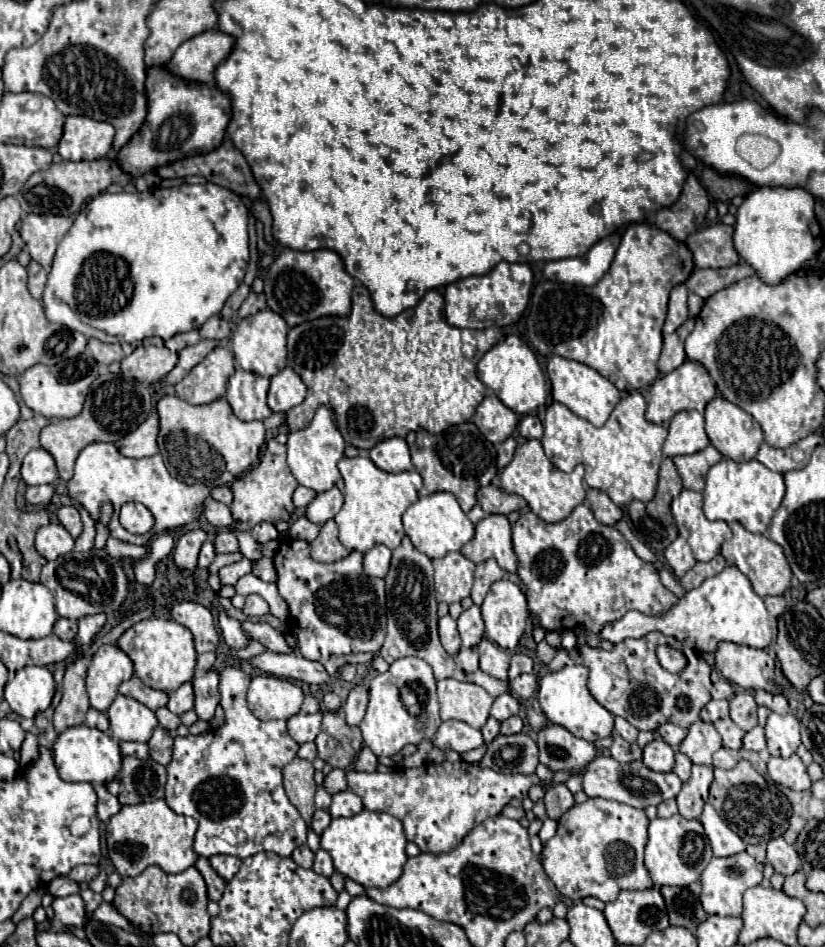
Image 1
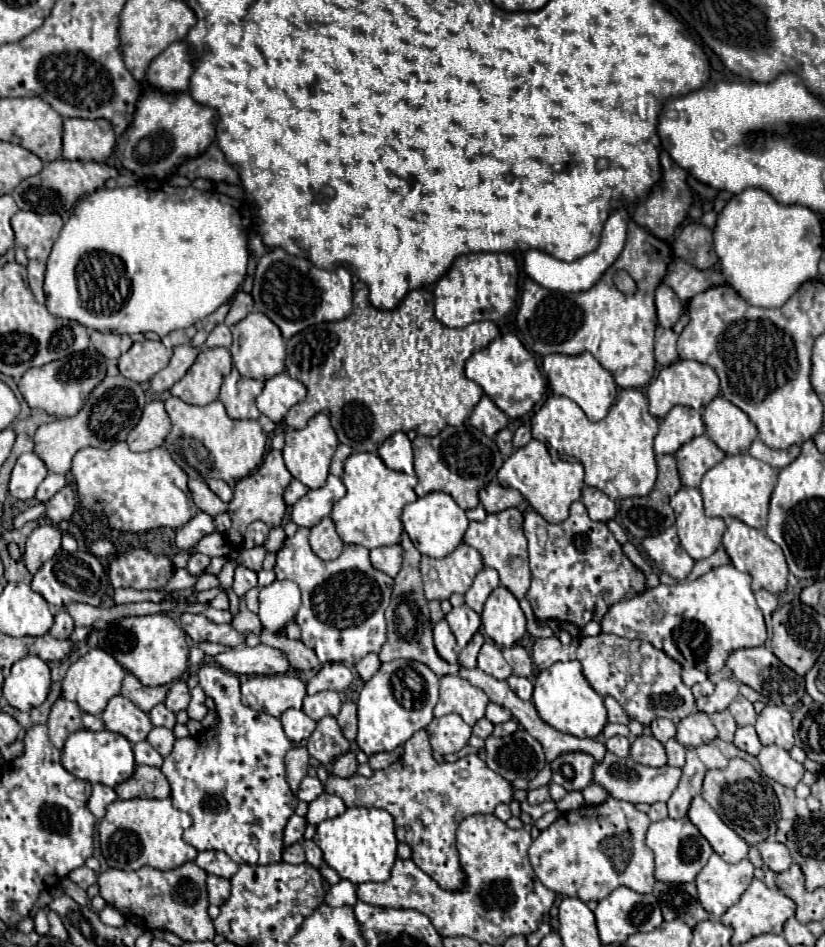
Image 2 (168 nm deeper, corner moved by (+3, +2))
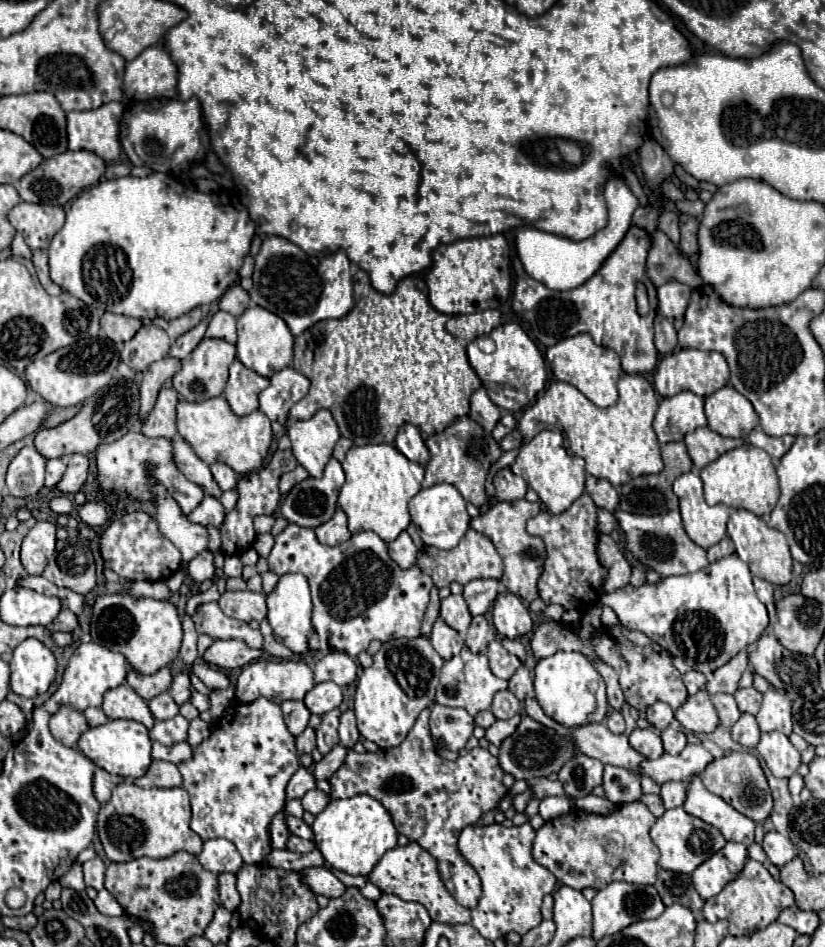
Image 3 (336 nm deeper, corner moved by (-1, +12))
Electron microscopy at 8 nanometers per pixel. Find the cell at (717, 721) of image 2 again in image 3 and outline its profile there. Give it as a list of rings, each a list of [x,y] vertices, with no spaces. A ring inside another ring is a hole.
[[[725,693],[715,695],[715,697],[713,697],[713,703],[715,703],[715,707],[717,707],[719,723],[721,723],[723,727],[727,727],[727,729],[733,727],[733,723],[741,717],[741,711],[739,711],[733,695],[725,695]]]

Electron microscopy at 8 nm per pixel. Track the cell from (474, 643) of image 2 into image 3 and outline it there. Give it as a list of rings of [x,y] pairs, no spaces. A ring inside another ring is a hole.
[[[483,615],[473,617],[469,633],[467,633],[467,647],[473,653],[483,653],[491,639],[495,639],[495,629],[487,623],[487,619]]]

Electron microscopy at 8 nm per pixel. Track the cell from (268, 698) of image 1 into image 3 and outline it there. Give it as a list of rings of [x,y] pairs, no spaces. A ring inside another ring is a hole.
[[[259,659],[251,665],[247,665],[239,679],[235,689],[235,699],[239,703],[249,703],[257,697],[265,697],[277,705],[281,705],[287,699],[303,699],[305,693],[313,687],[313,671],[309,665],[301,659],[285,659],[285,661],[273,661],[273,659]]]

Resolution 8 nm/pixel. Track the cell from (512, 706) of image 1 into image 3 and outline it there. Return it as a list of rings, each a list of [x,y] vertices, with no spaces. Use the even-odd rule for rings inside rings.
[[[509,689],[499,691],[493,699],[493,705],[491,705],[491,713],[497,719],[511,719],[515,713],[519,713],[519,709],[521,709],[521,703]]]

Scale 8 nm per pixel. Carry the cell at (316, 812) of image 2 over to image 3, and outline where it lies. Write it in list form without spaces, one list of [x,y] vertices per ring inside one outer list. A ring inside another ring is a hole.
[[[321,789],[307,791],[307,793],[305,793],[305,797],[301,799],[303,809],[305,809],[305,811],[309,811],[309,813],[313,813],[313,815],[321,813],[321,811],[327,807],[327,803],[329,803],[329,801],[331,801],[331,797],[329,797],[327,793],[323,793]]]

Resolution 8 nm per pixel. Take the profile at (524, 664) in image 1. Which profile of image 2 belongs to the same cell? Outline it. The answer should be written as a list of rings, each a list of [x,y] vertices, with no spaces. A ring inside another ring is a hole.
[[[513,645],[511,649],[503,649],[505,659],[511,663],[513,667],[513,675],[523,675],[523,677],[531,677],[533,671],[533,663],[529,659],[529,653],[521,647],[521,645]]]

